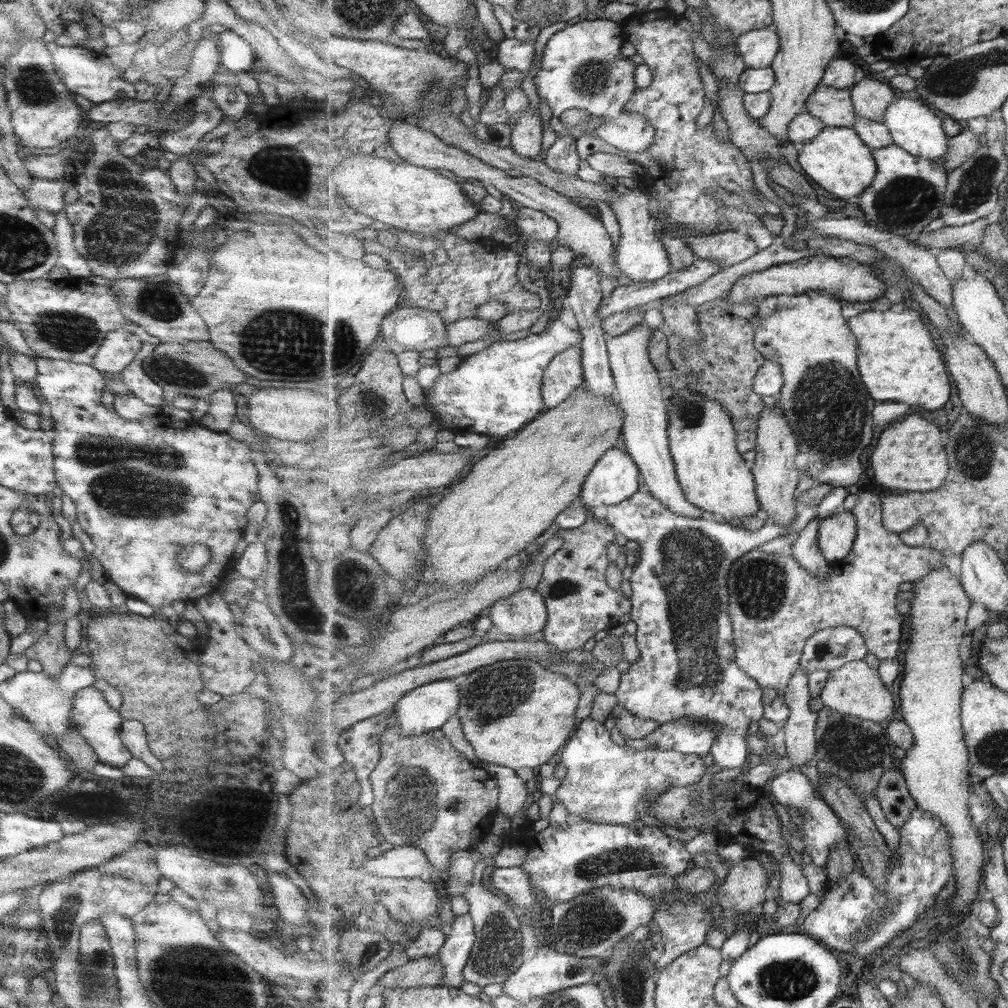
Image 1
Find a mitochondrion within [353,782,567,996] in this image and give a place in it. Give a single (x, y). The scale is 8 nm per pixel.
(499, 951)

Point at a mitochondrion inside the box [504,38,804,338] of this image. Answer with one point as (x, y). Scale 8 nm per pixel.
(594, 76)

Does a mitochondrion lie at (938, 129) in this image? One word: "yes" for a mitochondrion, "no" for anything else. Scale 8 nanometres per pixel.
no

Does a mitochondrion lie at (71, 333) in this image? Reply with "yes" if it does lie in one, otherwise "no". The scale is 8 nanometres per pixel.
yes

